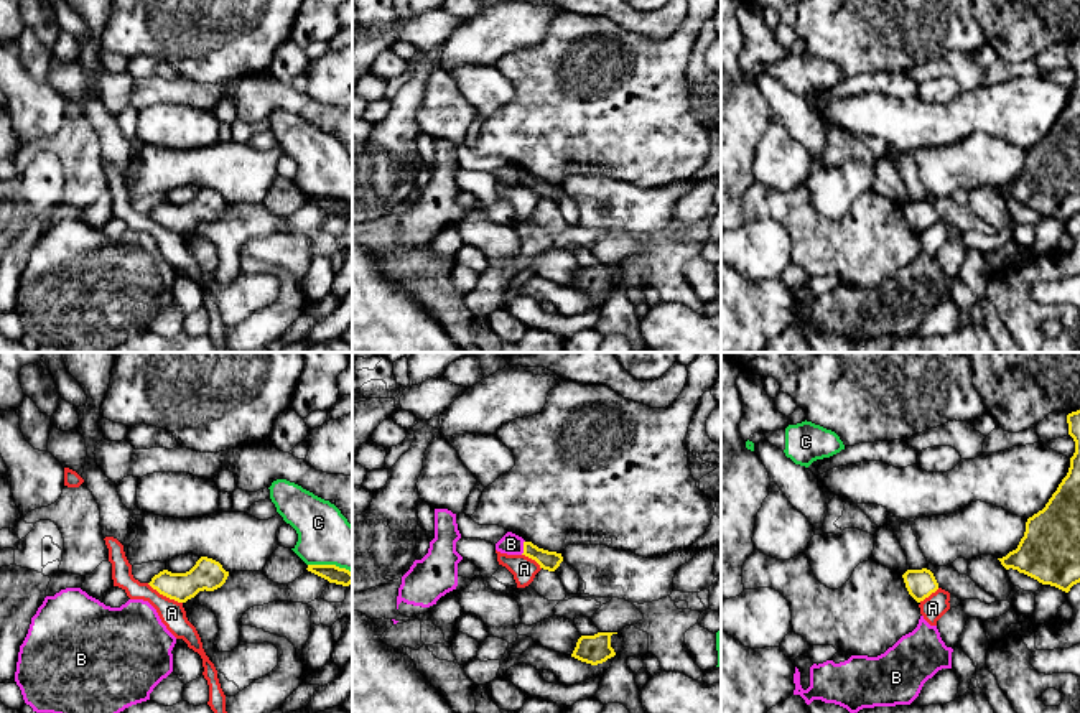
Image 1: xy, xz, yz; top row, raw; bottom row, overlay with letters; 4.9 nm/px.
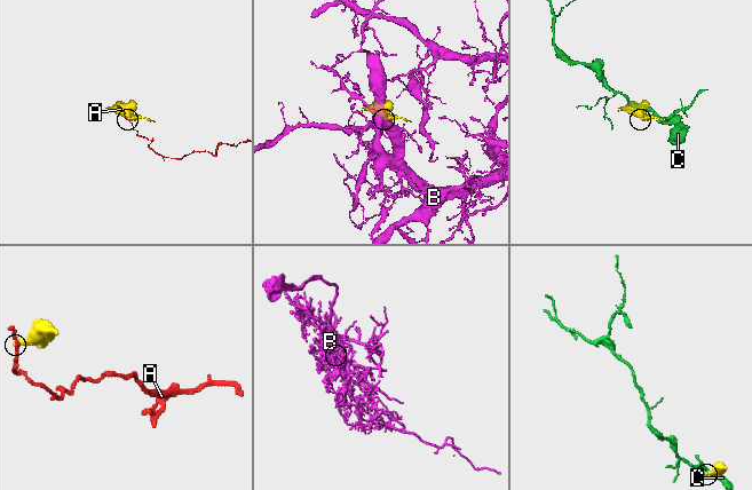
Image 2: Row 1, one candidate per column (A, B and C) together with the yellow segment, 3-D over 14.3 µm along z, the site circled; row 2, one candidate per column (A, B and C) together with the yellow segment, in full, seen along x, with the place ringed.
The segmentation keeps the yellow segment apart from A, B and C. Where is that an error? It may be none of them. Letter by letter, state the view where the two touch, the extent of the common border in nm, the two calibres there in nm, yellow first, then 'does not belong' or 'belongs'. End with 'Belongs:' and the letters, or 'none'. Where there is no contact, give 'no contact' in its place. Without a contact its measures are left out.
A: xy | 200 nm | 150/130 nm | does not belong
B: xz | 70 nm | 100/110 nm | does not belong
C: xy | 220 nm | 90/280 nm | does not belong
Belongs: none

